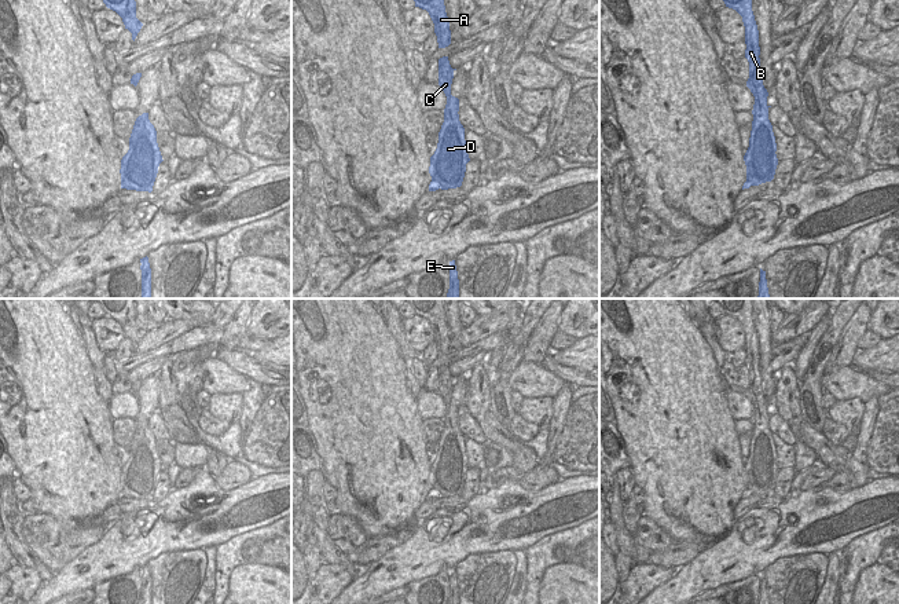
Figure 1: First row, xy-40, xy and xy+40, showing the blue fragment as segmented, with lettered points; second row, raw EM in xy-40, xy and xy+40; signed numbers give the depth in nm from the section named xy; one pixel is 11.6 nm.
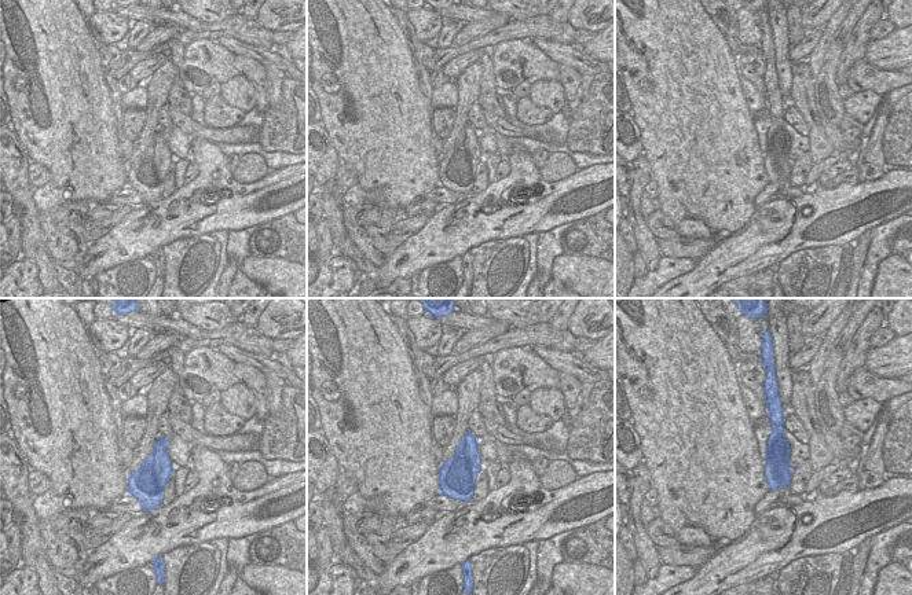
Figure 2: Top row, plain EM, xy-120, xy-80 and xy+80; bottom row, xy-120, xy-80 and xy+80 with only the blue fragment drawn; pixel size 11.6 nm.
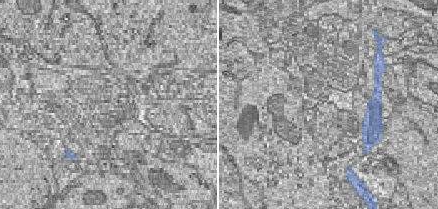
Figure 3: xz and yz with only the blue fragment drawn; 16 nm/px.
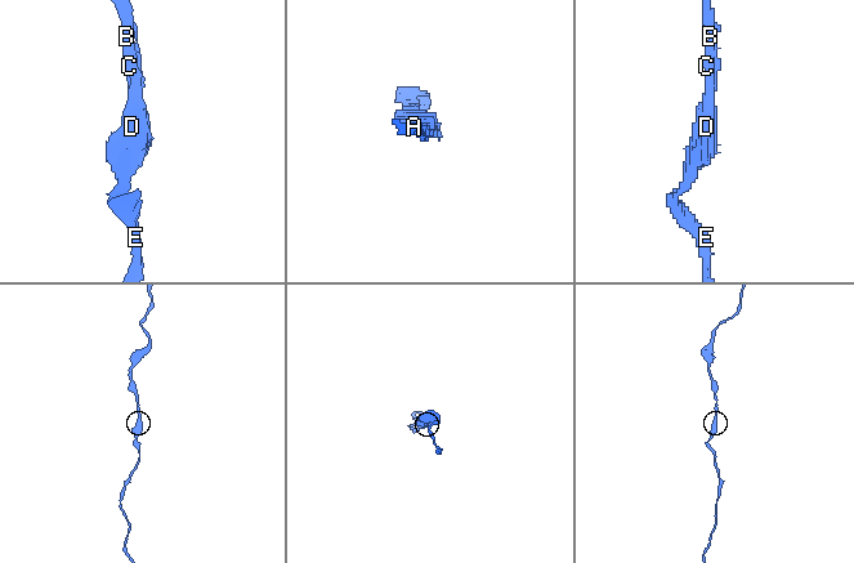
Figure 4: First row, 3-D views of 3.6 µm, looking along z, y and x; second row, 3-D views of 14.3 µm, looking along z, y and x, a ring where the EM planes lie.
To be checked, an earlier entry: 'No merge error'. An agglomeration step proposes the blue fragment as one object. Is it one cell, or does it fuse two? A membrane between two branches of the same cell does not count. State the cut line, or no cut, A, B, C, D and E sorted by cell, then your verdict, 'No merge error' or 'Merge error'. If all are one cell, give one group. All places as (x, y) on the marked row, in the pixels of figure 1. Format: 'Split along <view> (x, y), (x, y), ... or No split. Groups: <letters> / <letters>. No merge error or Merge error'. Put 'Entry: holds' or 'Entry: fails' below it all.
No split. Groups: A B C D E. No merge error
Entry: holds

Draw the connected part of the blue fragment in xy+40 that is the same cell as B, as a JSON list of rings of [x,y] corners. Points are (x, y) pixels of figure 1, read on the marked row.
[[[723,0],[726,7],[735,10],[741,17],[745,26],[745,58],[749,62],[749,78],[746,87],[755,96],[753,121],[749,138],[749,147],[744,155],[746,165],[746,182],[742,186],[759,186],[771,182],[778,165],[777,143],[773,132],[773,125],[768,120],[767,105],[768,92],[763,85],[763,73],[760,67],[760,47],[759,30],[752,11],[752,0]]]

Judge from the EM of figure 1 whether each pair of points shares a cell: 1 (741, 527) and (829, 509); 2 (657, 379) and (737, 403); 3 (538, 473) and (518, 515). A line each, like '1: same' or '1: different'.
1: same
2: different
3: different

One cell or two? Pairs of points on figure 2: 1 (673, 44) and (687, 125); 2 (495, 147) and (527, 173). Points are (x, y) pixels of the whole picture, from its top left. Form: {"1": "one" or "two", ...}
{"1": "one", "2": "two"}

